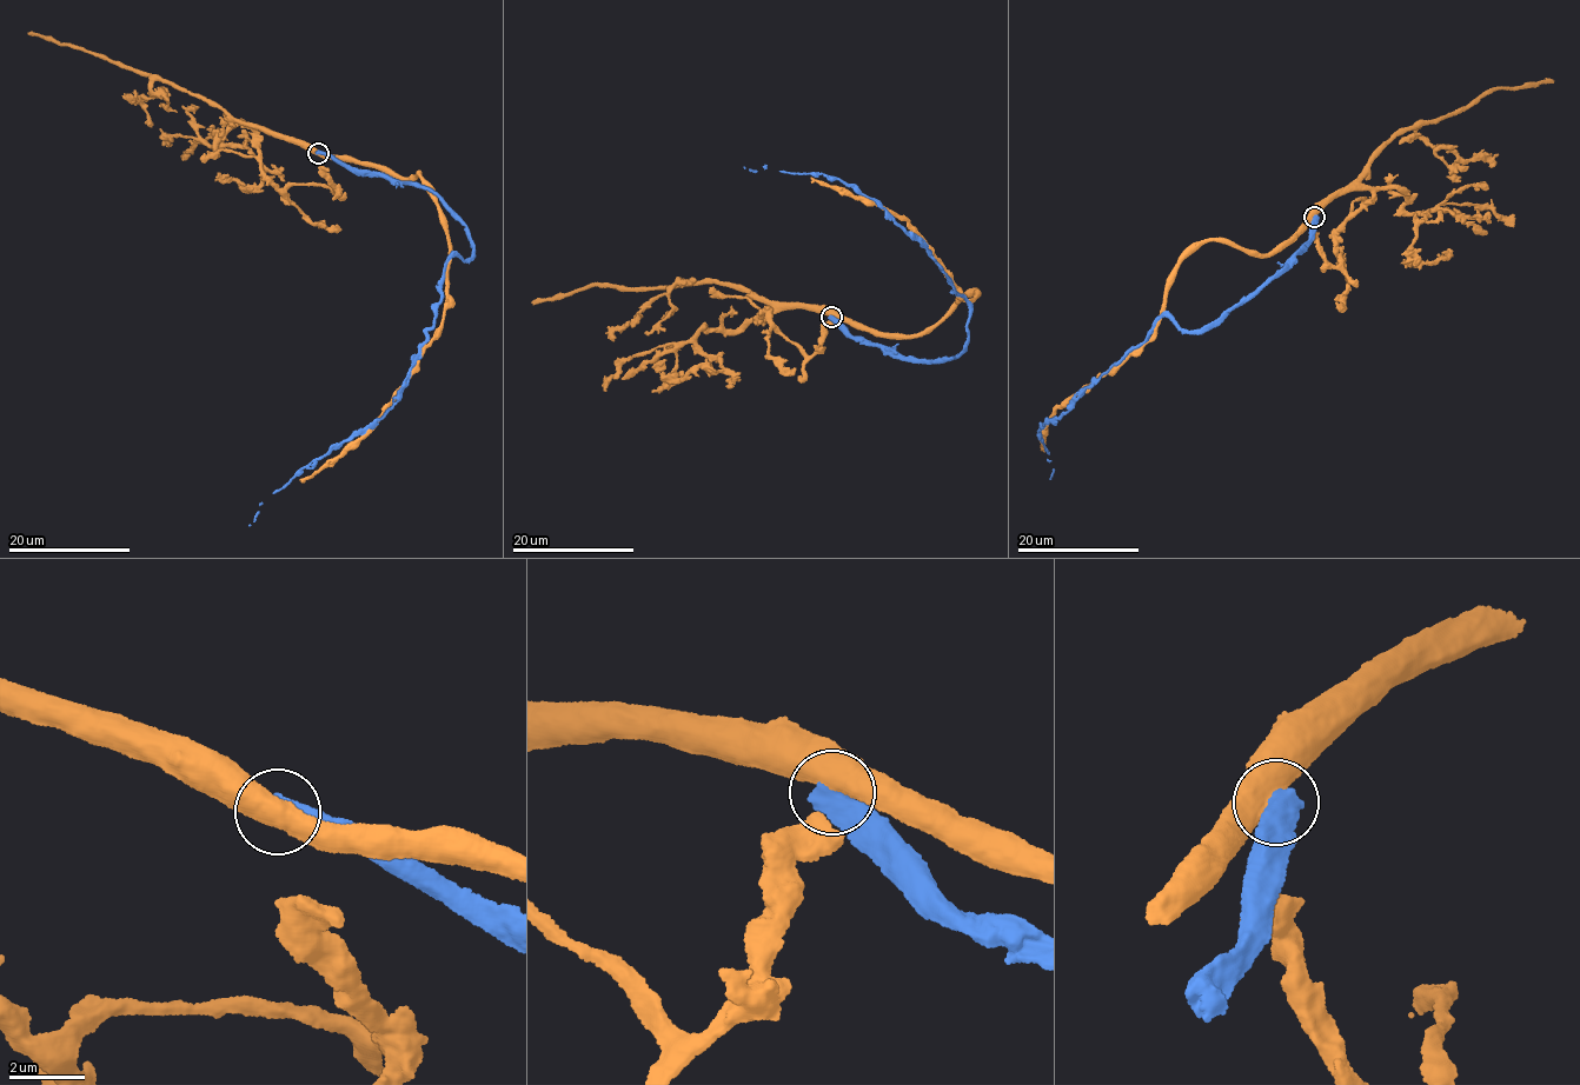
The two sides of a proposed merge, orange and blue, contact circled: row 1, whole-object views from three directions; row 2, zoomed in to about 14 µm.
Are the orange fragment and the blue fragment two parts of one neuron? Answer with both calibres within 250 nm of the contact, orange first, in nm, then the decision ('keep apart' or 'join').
550/650 nm | keep apart

